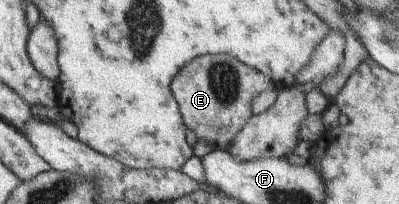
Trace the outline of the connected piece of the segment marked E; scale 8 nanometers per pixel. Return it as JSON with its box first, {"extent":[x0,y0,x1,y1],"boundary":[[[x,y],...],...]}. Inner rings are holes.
{"extent":[171,54,274,150],"boundary":[[[213,54],[213,56],[199,56],[193,62],[189,62],[175,78],[171,84],[173,97],[180,107],[180,112],[189,130],[197,135],[197,139],[203,143],[213,146],[213,150],[221,150],[227,147],[231,140],[245,127],[245,124],[254,116],[252,112],[253,100],[263,91],[274,88],[274,83],[265,77],[265,74],[237,62],[235,58],[227,54]]]}

